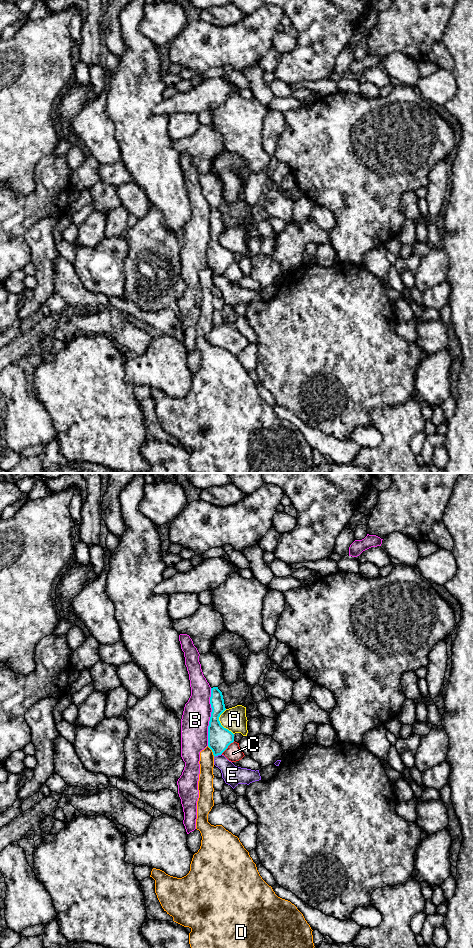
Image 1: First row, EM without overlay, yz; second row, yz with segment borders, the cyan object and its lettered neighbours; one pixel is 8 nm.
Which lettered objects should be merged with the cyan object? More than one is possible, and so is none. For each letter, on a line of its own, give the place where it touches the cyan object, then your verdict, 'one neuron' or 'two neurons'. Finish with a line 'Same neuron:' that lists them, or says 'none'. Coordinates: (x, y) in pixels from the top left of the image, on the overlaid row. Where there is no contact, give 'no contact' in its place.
A: contact yz (220, 723); two neurons
B: contact yz (210, 717); two neurons
C: contact yz (227, 747); two neurons
D: contact yz (212, 751); two neurons
E: contact yz (217, 755); two neurons
Same neuron: none

